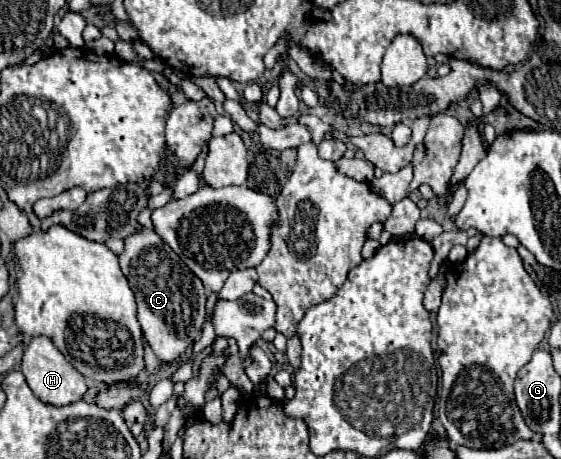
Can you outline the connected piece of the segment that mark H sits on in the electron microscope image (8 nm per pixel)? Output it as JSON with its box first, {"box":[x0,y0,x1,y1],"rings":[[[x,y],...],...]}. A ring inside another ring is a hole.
{"box":[22,336,88,406],"rings":[[[46,336],[32,338],[32,342],[24,348],[24,358],[22,358],[22,374],[32,388],[32,392],[46,404],[50,406],[68,406],[72,402],[82,400],[82,396],[88,390],[86,378],[68,364],[68,360],[58,352],[58,348],[48,340]]]}

